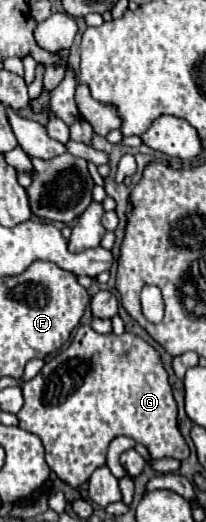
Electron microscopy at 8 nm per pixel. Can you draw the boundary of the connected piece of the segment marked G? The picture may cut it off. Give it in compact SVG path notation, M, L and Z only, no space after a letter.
M80 326L70 346L48 364L44 364L40 374L36 374L34 380L22 386L22 392L24 406L16 414L20 420L18 426L42 440L46 448L48 468L70 488L80 488L88 482L94 470L106 464L106 448L118 436L128 436L144 444L154 460L184 460L190 454L184 438L178 432L178 410L160 356L148 342L144 342L136 334L98 334L90 326Z

